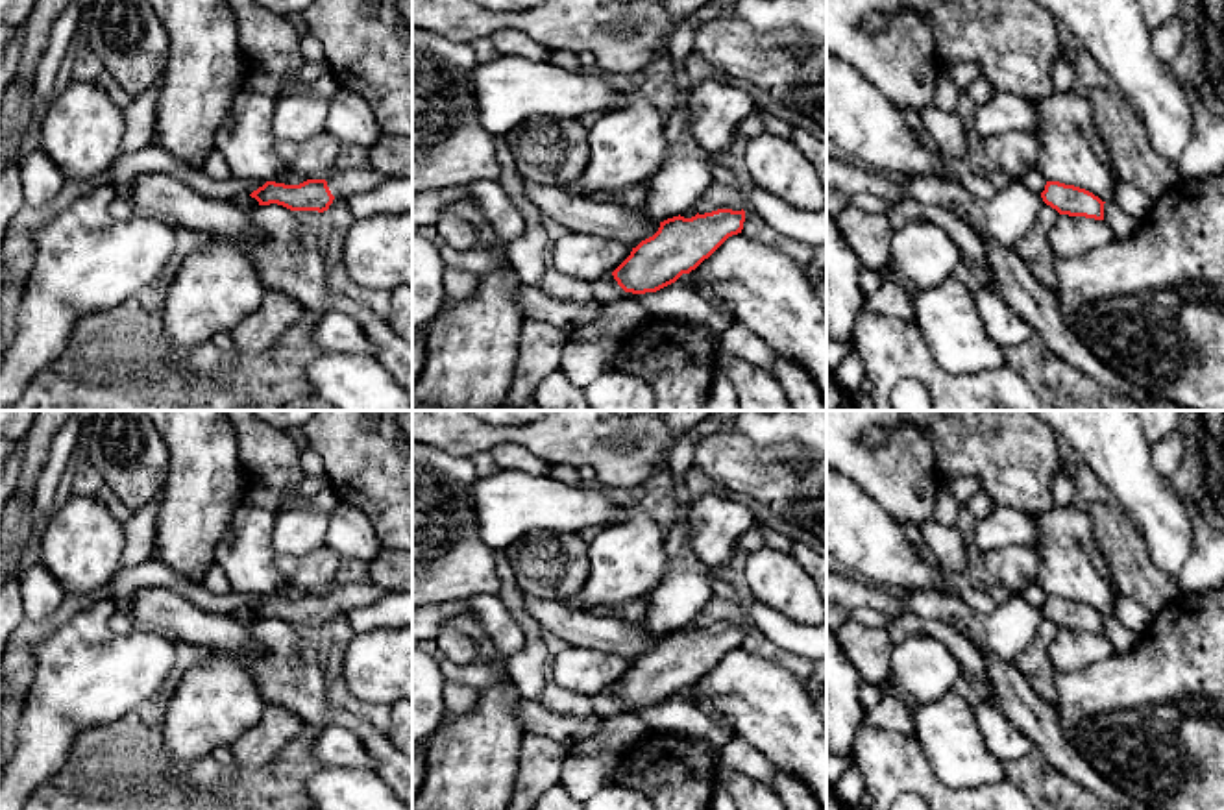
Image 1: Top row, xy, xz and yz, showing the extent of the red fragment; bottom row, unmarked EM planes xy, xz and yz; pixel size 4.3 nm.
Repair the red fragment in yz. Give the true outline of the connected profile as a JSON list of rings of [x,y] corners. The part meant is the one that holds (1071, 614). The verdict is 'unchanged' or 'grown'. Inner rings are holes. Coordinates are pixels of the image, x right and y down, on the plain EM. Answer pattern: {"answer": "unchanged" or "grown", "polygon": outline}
{"answer": "unchanged", "polygon": [[[1047,595],[1041,612],[1059,629],[1104,634],[1106,616],[1085,603],[1065,599],[1059,595]]]}

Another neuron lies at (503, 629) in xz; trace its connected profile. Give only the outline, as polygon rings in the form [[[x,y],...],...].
[[[497,595],[470,597],[468,616],[475,618],[496,644],[497,655],[492,658],[477,657],[466,668],[442,664],[446,682],[460,682],[471,688],[486,688],[507,677],[507,660],[523,645],[523,631]]]

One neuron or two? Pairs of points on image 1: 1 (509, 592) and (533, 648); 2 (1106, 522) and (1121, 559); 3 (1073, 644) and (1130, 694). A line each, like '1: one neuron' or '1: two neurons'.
1: one neuron
2: one neuron
3: two neurons

